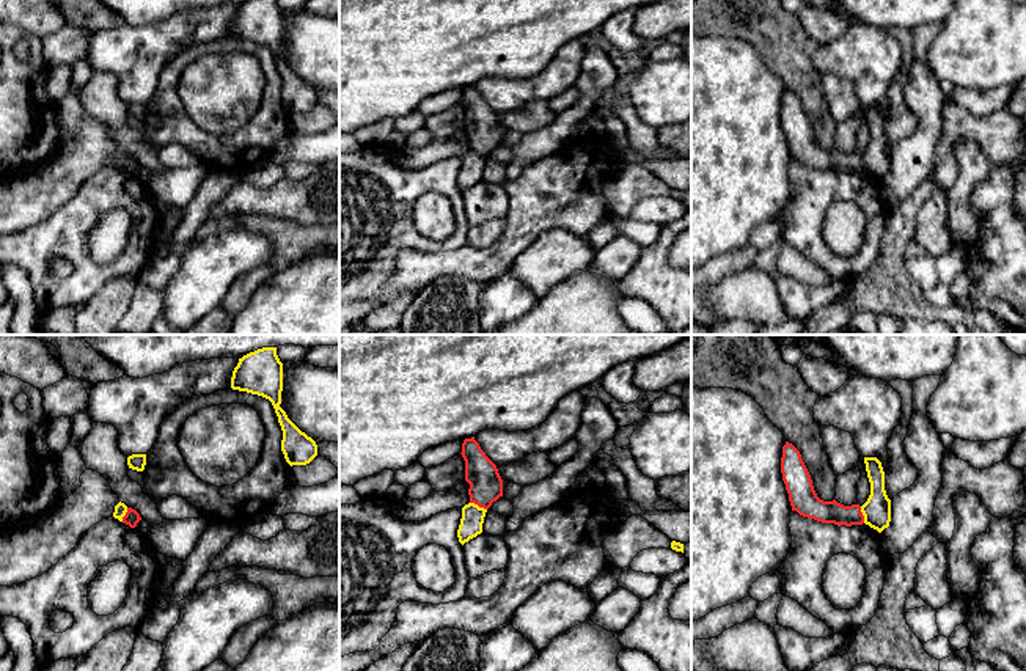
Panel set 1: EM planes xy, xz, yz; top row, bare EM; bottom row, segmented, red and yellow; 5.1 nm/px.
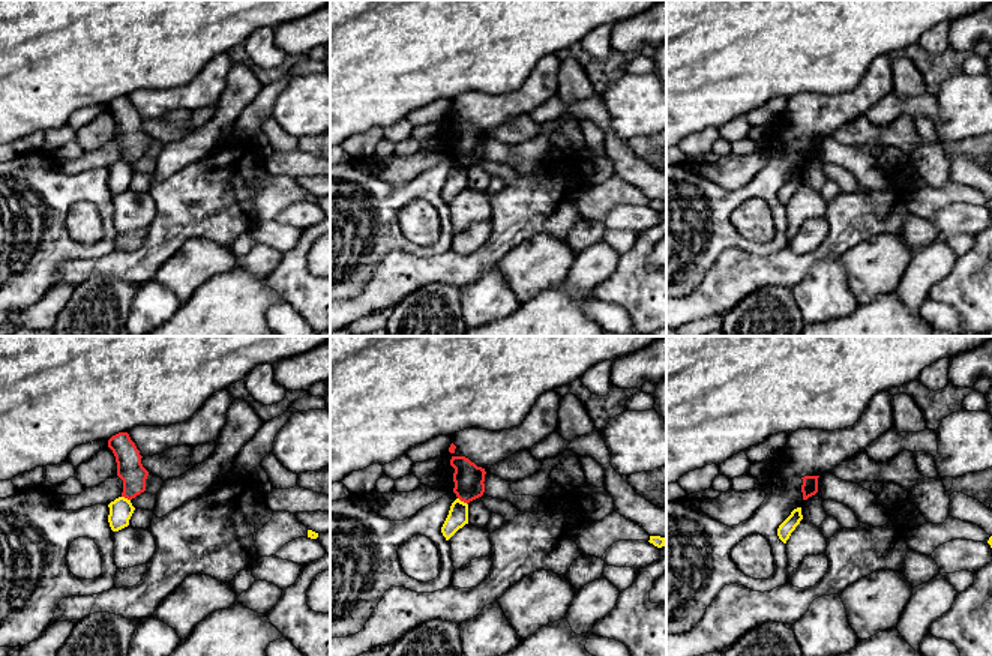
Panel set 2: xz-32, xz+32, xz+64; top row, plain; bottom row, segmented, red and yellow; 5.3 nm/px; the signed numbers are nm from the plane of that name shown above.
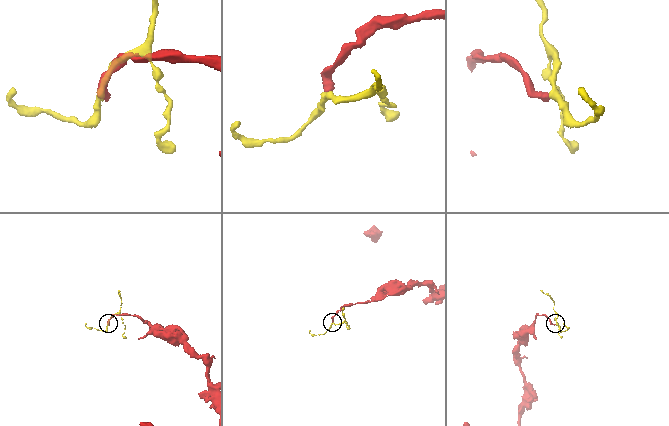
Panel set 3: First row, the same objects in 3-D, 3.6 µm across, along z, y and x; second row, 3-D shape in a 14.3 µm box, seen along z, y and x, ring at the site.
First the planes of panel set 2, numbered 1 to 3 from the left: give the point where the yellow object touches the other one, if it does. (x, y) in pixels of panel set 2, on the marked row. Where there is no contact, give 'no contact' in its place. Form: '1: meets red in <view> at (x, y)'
1: meets red in xz-32 at (126, 497)
2: meets red in xz+32 at (462, 500)
3: no contact

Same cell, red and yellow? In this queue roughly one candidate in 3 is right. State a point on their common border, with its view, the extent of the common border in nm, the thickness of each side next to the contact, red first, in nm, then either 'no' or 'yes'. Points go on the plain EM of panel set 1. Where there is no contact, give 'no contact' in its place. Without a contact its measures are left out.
xz (478, 153) | 100 nm | 180/120 nm | no

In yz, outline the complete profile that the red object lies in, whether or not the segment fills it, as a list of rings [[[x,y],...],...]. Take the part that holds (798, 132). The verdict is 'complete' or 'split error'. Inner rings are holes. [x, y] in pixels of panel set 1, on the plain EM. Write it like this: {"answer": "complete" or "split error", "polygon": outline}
{"answer": "complete", "polygon": [[[789,90],[782,94],[781,121],[792,159],[803,165],[837,174],[864,171],[859,152],[844,154],[836,148],[823,149],[817,145],[800,99]]]}

